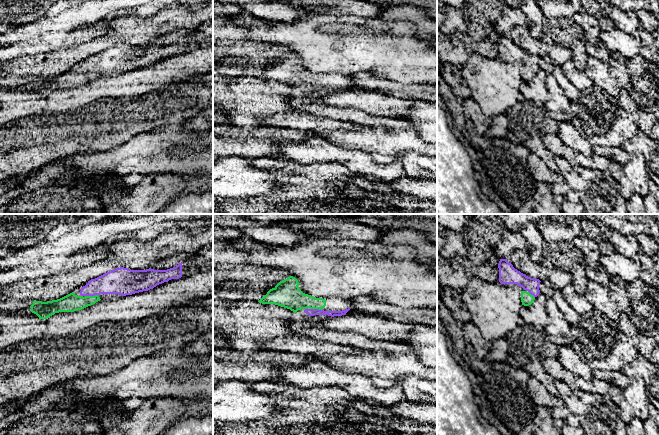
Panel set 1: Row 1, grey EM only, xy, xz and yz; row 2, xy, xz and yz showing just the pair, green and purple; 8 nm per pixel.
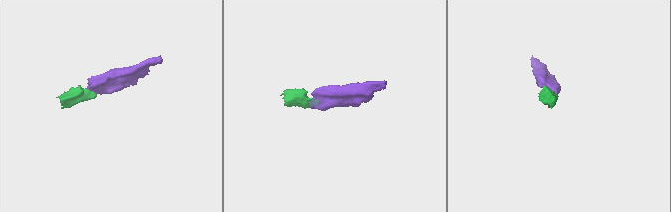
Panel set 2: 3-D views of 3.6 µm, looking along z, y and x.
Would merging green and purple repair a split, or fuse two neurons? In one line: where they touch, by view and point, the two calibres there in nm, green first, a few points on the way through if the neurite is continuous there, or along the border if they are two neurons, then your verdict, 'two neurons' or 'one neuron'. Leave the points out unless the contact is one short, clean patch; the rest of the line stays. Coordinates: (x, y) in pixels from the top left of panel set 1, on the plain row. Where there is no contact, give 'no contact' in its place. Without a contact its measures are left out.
xy (91, 72) | 140/200 nm | across xy (71, 78), (85, 78), (91, 72), (103, 60), (118, 57) | one neuron

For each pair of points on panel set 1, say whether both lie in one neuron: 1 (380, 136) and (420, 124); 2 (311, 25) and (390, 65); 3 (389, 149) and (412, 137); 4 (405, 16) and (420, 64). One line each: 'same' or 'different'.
1: different
2: same
3: same
4: different

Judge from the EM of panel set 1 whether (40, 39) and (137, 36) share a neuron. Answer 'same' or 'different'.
different

